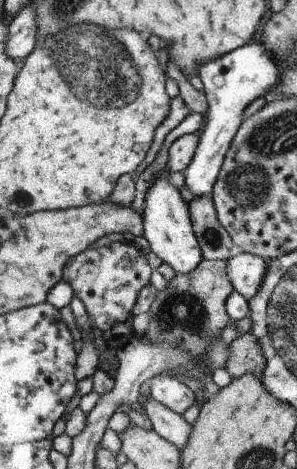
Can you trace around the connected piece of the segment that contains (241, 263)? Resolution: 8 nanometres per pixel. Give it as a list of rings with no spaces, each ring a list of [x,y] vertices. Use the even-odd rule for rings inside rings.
[[[240,253],[226,261],[225,274],[227,274],[233,291],[249,300],[257,292],[265,276],[267,261],[249,253]]]

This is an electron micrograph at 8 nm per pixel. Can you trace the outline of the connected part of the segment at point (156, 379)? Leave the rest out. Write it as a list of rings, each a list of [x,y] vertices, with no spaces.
[[[155,375],[150,378],[149,394],[153,400],[180,415],[195,401],[194,390],[190,386],[165,375]]]

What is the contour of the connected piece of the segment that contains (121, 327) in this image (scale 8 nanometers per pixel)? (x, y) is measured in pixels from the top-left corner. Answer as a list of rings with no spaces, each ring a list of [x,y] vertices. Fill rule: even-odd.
[[[119,241],[107,246],[85,249],[81,254],[73,256],[63,267],[62,279],[71,286],[73,294],[81,300],[86,315],[95,322],[95,328],[101,330],[107,343],[117,342],[120,336],[129,336],[130,313],[137,293],[149,283],[152,268],[137,248]]]

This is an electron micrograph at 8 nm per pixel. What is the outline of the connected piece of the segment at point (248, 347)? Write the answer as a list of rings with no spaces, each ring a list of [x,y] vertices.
[[[248,332],[234,339],[229,347],[229,356],[224,368],[231,380],[237,380],[245,374],[254,374],[260,378],[264,367],[264,353],[257,339]]]

